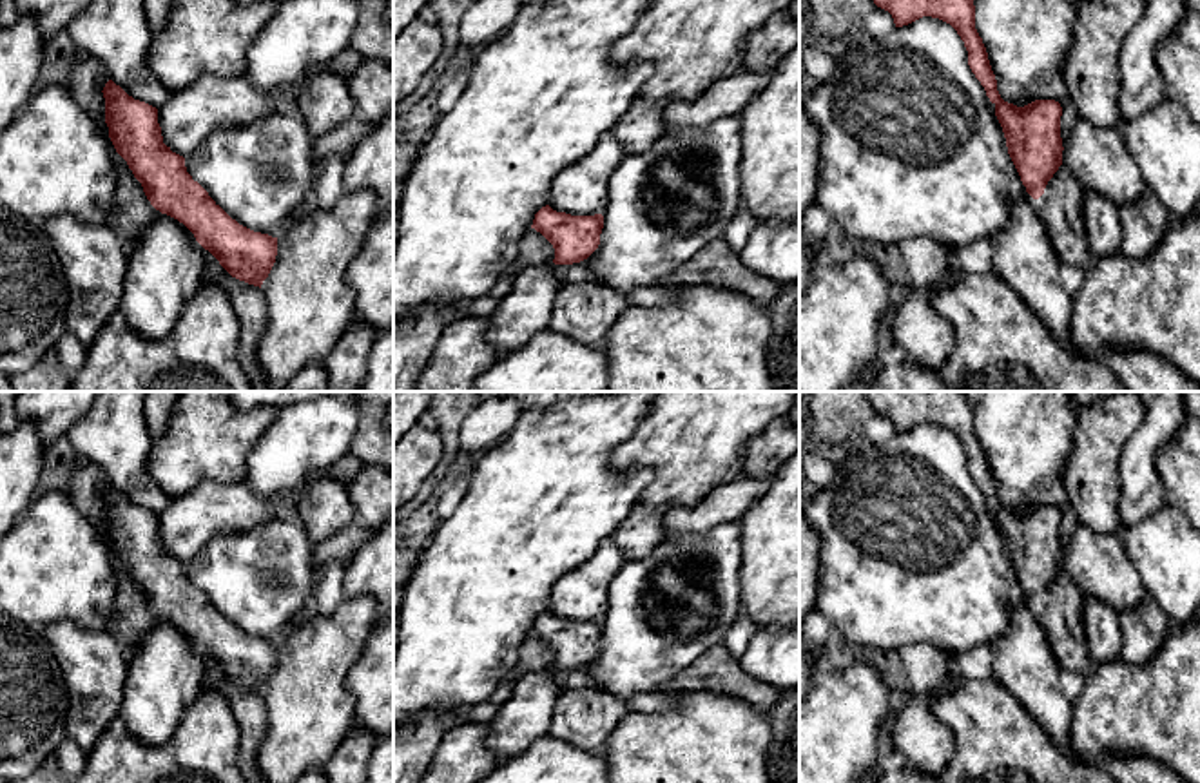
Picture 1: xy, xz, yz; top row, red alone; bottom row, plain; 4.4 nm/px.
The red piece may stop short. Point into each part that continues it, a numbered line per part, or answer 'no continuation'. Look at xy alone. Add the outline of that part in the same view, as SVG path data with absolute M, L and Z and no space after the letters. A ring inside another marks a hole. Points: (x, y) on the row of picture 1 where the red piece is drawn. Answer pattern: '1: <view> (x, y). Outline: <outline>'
1: xy (133, 212). Outline: M82 56L71 69L67 89L71 91L73 98L85 109L89 111L100 123L103 134L107 136L111 147L112 147L112 156L114 156L114 167L118 174L118 194L116 194L116 207L114 207L114 216L111 219L111 227L114 232L123 232L132 237L132 241L138 239L141 230L149 227L154 219L161 216L160 210L156 210L150 201L147 199L141 183L134 178L132 170L129 169L127 161L116 152L111 138L109 138L109 127L105 123L105 98L103 98L103 87L109 82L109 74L105 67L89 56Z

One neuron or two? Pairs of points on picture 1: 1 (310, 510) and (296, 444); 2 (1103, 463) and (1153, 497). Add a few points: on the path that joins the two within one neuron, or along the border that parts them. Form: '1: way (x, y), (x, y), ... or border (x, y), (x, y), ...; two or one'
1: border (310, 479), (301, 488); two
2: border (1133, 432), (1121, 452), (1119, 513); two

